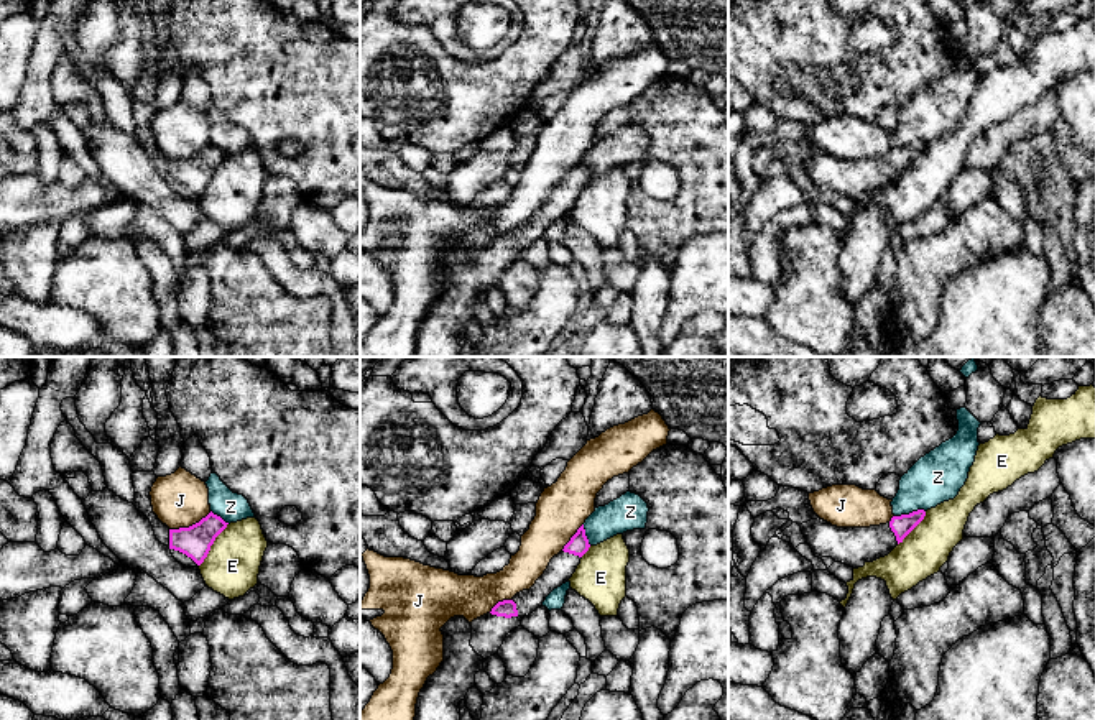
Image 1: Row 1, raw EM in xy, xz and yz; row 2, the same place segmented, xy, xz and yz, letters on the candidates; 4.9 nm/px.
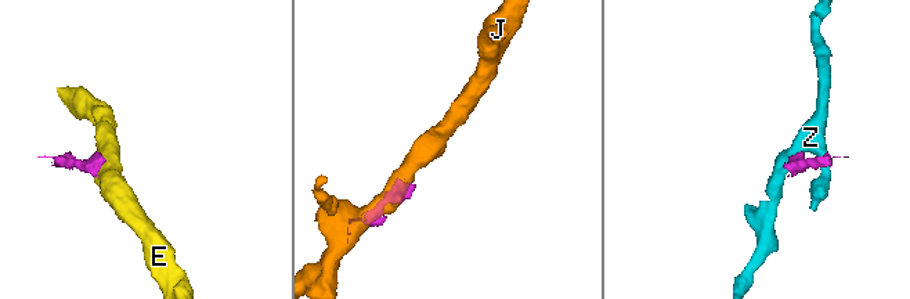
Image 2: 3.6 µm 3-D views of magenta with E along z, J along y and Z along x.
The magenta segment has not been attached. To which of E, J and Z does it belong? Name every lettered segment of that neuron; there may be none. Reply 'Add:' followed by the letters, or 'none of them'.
Add: none of them

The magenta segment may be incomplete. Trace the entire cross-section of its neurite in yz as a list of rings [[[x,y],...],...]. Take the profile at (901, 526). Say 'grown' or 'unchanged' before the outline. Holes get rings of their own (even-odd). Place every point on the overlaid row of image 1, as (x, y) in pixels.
grown; [[[917,510],[909,515],[893,516],[889,523],[870,528],[837,528],[817,518],[799,524],[815,557],[832,557],[853,569],[863,567],[888,556],[903,539],[924,519],[926,511]]]

